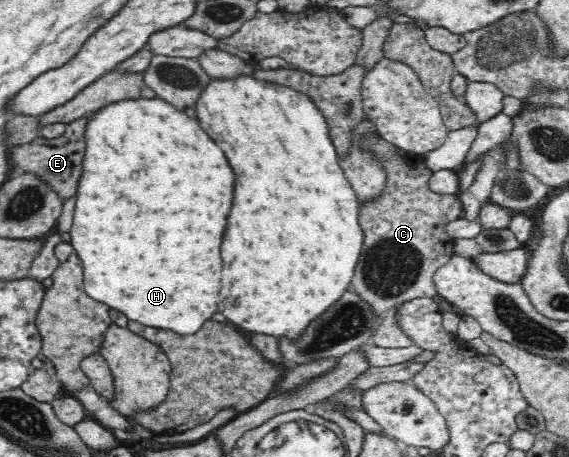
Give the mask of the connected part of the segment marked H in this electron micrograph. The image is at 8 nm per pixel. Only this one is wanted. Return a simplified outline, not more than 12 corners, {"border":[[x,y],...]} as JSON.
{"border":[[161,97],[88,115],[86,294],[199,330],[233,172]]}

